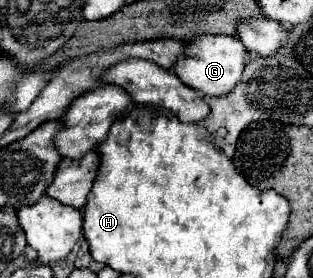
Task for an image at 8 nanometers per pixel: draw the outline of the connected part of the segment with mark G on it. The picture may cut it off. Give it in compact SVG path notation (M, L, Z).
M199 36L199 40L191 40L191 44L185 44L185 54L175 62L173 72L179 76L179 80L187 86L191 86L197 92L203 92L207 96L221 96L235 88L239 82L239 76L245 68L245 46L239 38L231 36Z

